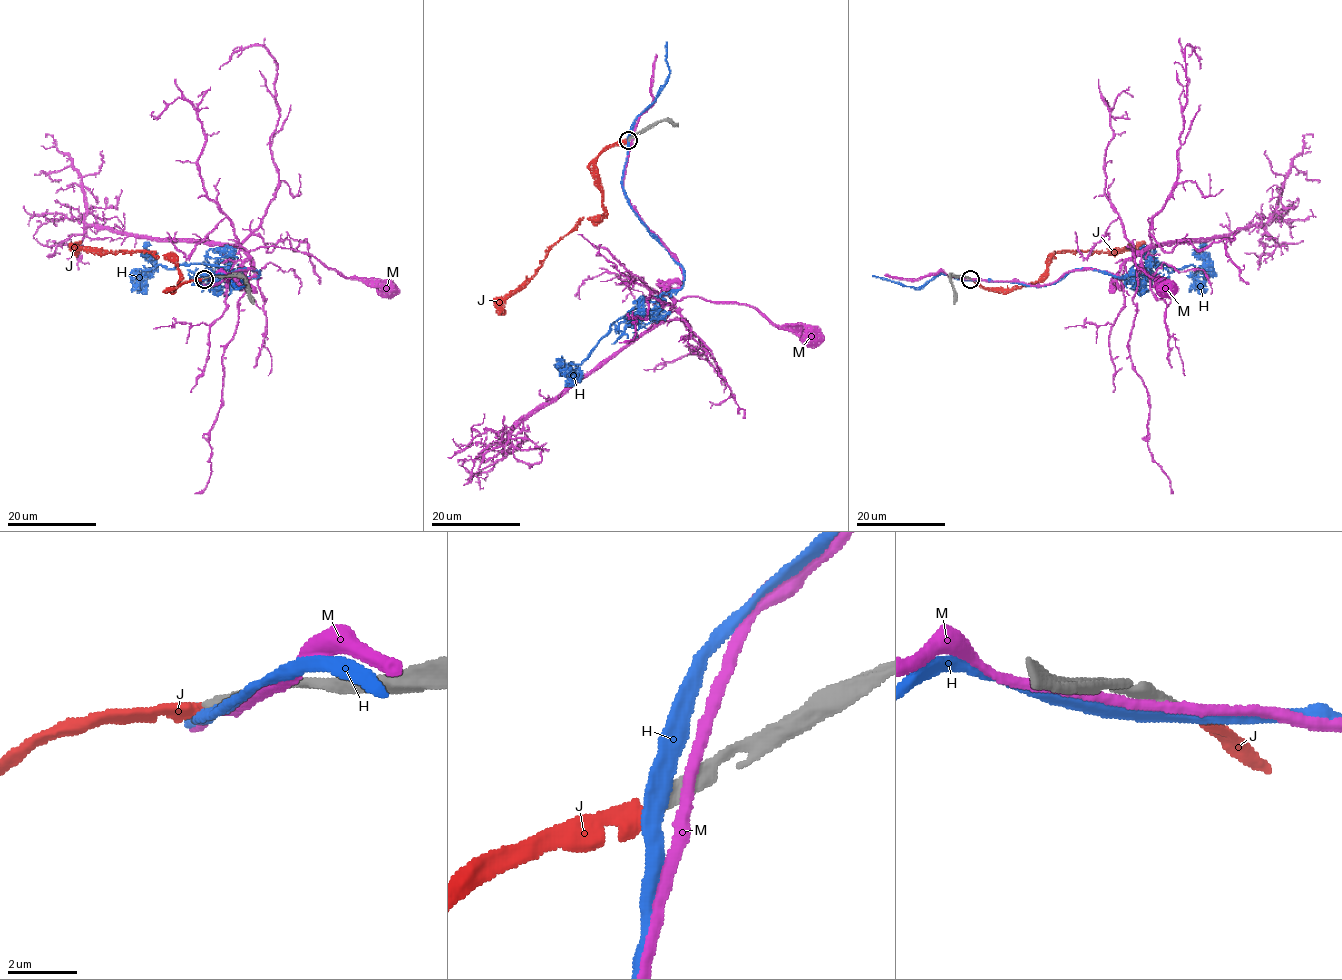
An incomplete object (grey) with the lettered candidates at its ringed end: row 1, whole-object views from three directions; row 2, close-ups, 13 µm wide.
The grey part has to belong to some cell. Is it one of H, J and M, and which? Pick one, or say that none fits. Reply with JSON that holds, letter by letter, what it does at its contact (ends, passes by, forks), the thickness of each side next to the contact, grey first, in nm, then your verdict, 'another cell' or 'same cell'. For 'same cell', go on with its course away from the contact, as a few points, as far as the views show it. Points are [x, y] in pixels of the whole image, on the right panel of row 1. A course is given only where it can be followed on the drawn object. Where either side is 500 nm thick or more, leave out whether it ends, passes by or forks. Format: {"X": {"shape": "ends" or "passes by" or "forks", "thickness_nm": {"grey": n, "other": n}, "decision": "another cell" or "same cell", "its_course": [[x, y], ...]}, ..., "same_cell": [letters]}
{"H": {"shape": "passes by", "thickness_nm": {"grey": 440, "other": 400}, "decision": "another cell"}, "J": {"shape": "passes by", "thickness_nm": {"grey": 400, "other": 320}, "decision": "same cell", "its_course": [[969, 278], [992, 289], [1019, 288], [1035, 284], [1045, 272], [1048, 255], [1059, 252], [1139, 249], [1145, 255]]}, "M": {"shape": "passes by", "thickness_nm": {"grey": 400, "other": 320}, "decision": "another cell"}, "same_cell": ["J"]}

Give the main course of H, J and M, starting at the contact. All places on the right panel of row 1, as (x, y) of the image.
H: (969, 279), (1055, 284), (1078, 268), (1124, 277), (1147, 263), (1192, 265), (1206, 274), (1206, 242)
J: (969, 278), (992, 289), (1019, 288), (1035, 284), (1045, 272), (1048, 255), (1059, 252), (1139, 249), (1145, 255)
M: (967, 278), (1053, 284), (1073, 271), (1093, 269), (1118, 277), (1135, 253), (1127, 246), (1138, 268), (1165, 289)

